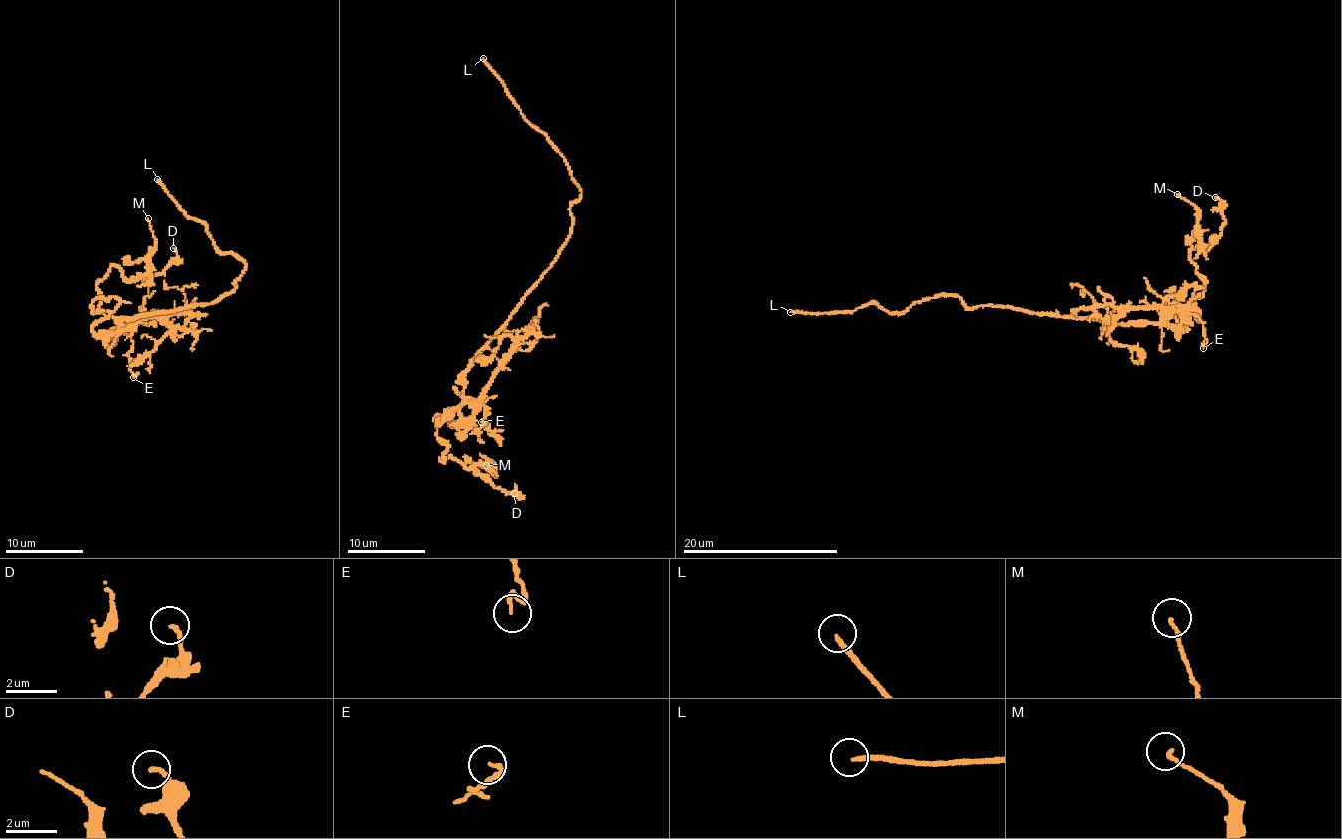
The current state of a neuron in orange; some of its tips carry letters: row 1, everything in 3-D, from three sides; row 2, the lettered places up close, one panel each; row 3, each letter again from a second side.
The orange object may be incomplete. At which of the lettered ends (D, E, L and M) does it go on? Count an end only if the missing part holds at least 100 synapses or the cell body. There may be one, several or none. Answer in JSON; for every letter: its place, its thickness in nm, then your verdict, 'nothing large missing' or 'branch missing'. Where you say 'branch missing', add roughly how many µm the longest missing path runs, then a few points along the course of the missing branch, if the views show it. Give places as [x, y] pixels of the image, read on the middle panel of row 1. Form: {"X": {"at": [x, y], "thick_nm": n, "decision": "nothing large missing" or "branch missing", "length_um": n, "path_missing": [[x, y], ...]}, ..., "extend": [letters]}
{"D": {"at": [514, 493], "thick_nm": 160, "decision": "nothing large missing"}, "E": {"at": [481, 422], "thick_nm": 140, "decision": "nothing large missing"}, "L": {"at": [483, 58], "thick_nm": 170, "decision": "branch missing", "length_um": 10, "path_missing": [[483, 58], [471, 49], [449, 41], [437, 42], [432, 36]]}, "M": {"at": [486, 465], "thick_nm": 140, "decision": "nothing large missing"}, "extend": ["L"]}

